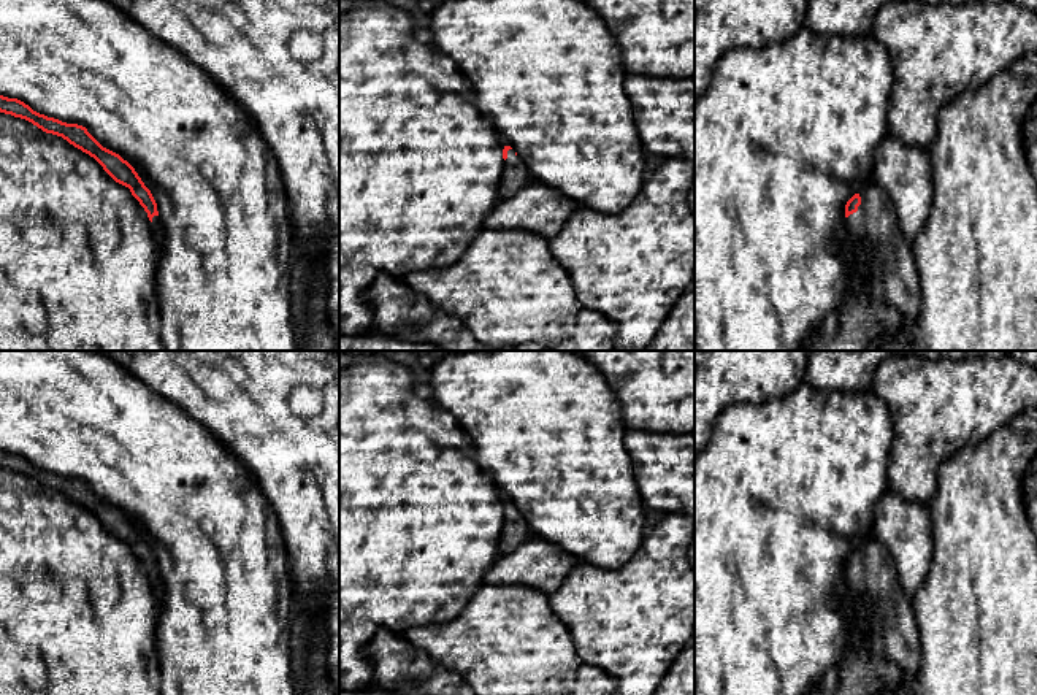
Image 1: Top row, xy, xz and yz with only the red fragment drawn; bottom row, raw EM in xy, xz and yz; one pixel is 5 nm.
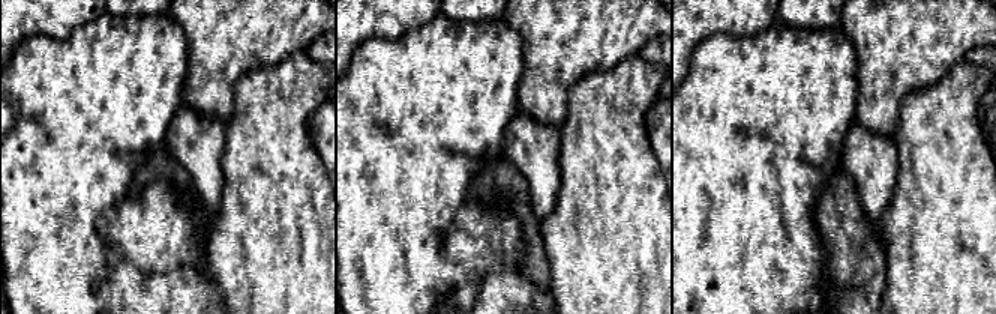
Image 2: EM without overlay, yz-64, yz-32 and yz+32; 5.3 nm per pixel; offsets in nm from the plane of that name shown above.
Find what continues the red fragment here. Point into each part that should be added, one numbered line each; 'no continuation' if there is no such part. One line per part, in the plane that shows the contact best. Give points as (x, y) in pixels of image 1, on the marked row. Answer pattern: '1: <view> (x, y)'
1: yz (887, 262)

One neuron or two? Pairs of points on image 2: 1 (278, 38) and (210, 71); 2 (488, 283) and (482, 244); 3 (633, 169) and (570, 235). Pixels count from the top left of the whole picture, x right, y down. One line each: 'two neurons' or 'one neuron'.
1: one neuron
2: one neuron
3: one neuron

